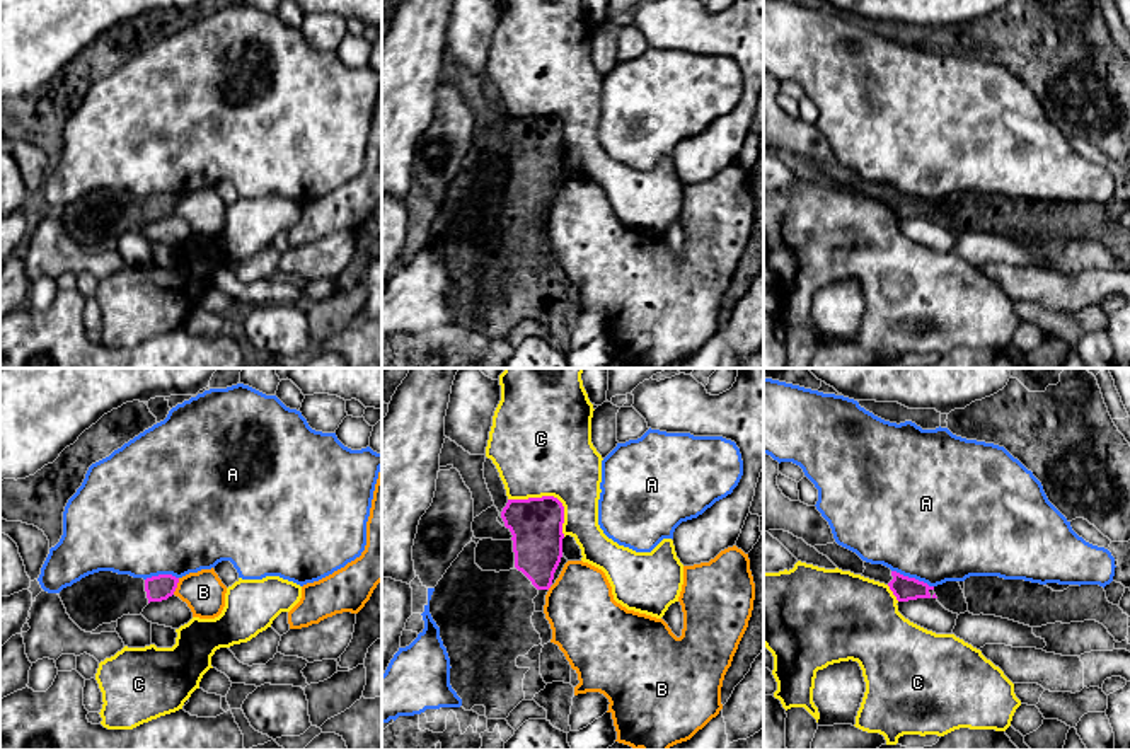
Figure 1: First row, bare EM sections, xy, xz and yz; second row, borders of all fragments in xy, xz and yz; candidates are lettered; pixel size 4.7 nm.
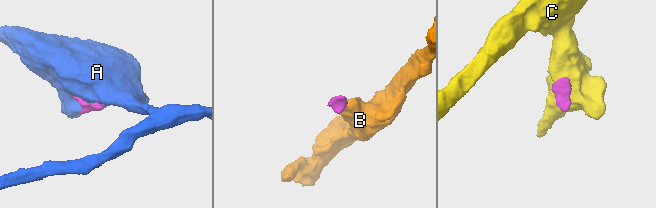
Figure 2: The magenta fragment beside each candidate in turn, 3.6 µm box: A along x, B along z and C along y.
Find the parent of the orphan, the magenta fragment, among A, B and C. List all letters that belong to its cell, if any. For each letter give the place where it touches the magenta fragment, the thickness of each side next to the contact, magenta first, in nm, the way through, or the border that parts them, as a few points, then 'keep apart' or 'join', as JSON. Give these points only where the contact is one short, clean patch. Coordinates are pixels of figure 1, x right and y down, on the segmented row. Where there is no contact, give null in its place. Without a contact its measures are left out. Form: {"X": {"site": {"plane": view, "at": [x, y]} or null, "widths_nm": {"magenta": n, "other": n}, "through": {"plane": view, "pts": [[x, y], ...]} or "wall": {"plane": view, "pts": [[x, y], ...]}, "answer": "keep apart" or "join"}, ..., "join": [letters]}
{"A": {"site": {"plane": "yz", "at": [912, 578]}, "widths_nm": {"magenta": 120, "other": 500}, "answer": "keep apart"}, "B": {"site": {"plane": "xy", "at": [176, 587]}, "widths_nm": {"magenta": 120, "other": 200}, "wall": {"plane": "xy", "pts": [[179, 578], [172, 594]]}, "answer": "keep apart"}, "C": {"site": {"plane": "xz", "at": [551, 496]}, "widths_nm": {"magenta": 260, "other": 480}, "wall": {"plane": "xz", "pts": [[508, 498], [554, 496], [563, 507], [564, 536]]}, "answer": "keep apart"}, "join": []}

